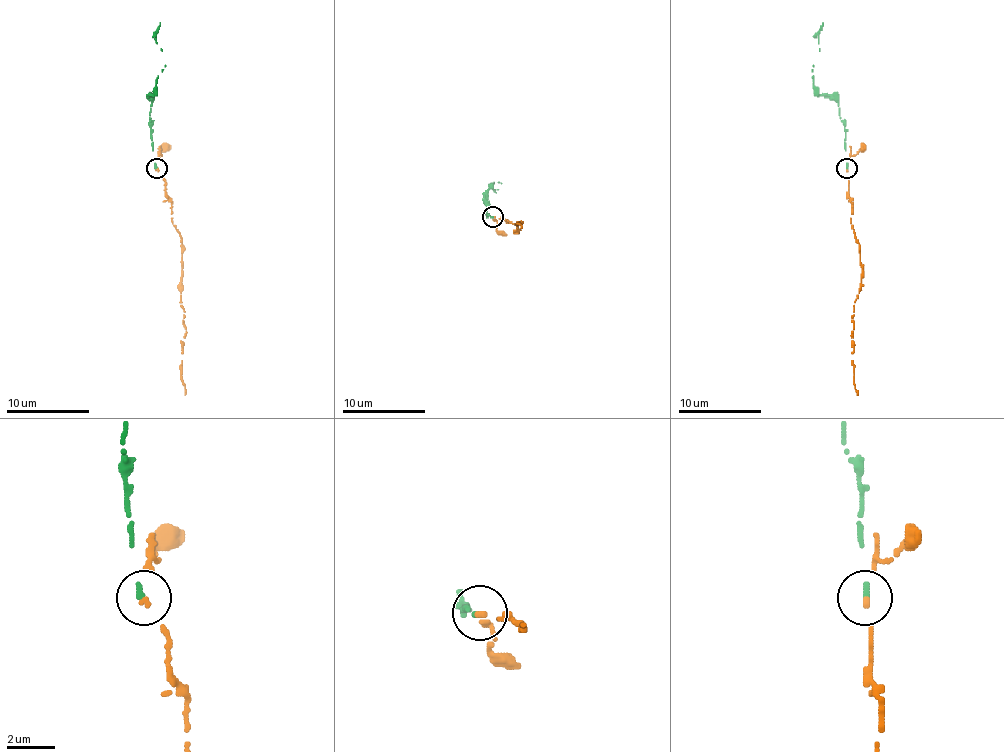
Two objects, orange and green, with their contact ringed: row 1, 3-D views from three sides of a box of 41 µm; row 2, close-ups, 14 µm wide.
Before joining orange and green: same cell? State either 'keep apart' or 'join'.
keep apart

